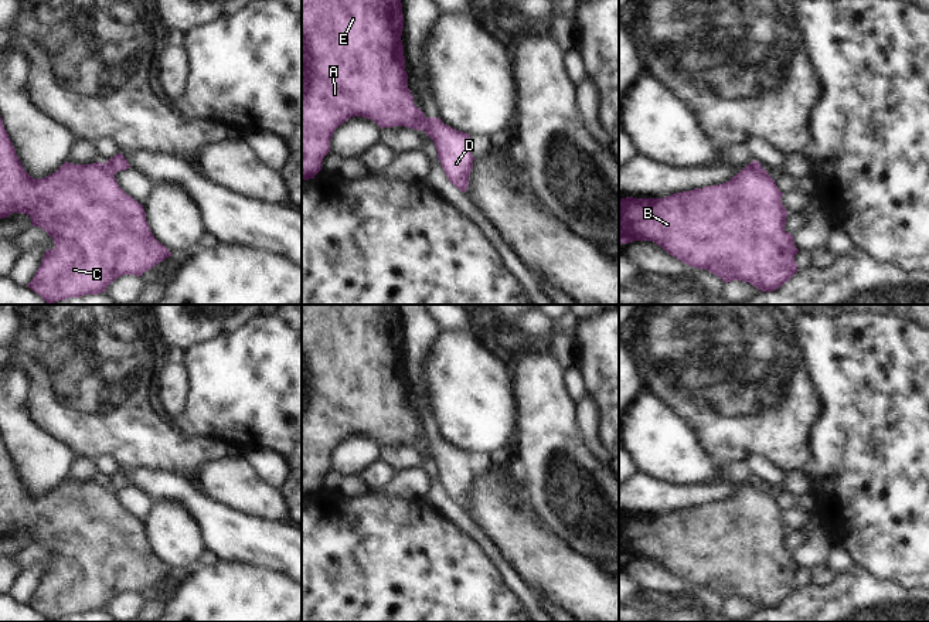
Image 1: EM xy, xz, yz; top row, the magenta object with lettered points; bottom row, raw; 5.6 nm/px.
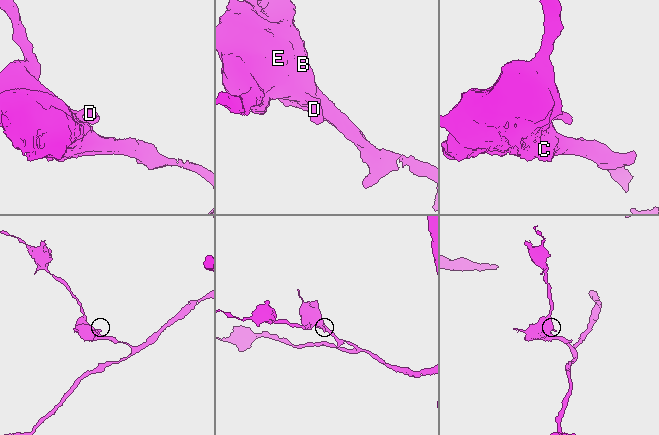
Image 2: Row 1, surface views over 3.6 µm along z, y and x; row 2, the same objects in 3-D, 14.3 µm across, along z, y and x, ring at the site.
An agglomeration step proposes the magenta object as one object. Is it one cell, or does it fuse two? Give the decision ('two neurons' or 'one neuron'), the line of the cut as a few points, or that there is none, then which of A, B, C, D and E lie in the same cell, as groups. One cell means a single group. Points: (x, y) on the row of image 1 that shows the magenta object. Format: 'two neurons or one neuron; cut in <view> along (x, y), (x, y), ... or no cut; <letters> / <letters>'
two neurons; cut in xz along (425, 118), (422, 129); A B C E / D

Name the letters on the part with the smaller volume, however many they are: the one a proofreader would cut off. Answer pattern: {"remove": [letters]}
{"remove": ["D"]}

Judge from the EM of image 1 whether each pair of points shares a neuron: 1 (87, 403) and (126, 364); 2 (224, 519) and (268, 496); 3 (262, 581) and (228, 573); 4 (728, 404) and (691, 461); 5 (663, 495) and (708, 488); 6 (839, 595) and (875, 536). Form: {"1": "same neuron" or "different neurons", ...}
{"1": "same neuron", "2": "different neurons", "3": "same neuron", "4": "different neurons", "5": "same neuron", "6": "different neurons"}

